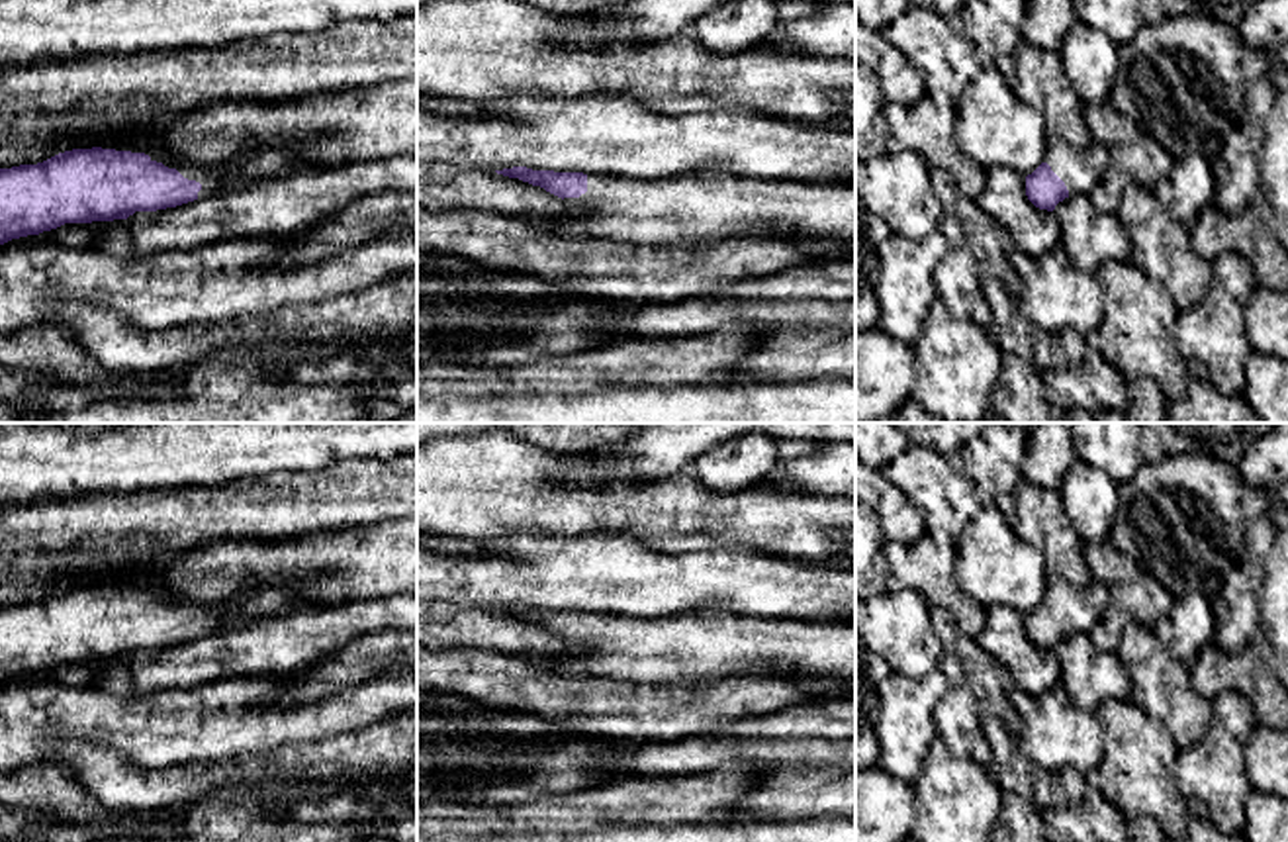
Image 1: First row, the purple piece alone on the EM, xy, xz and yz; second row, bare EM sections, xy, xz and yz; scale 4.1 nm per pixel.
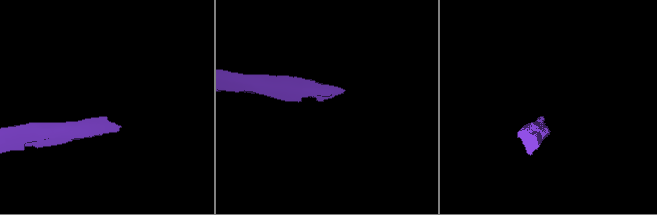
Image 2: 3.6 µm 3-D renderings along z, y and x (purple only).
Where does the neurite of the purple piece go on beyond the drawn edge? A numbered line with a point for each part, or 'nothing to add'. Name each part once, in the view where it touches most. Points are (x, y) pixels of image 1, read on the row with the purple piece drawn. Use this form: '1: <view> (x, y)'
1: xy (269, 163)

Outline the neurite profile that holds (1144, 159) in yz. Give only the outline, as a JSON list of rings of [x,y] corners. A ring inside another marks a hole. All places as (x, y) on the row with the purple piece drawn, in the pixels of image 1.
[[[1110,102],[1084,104],[1082,116],[1094,143],[1102,143],[1112,166],[1124,170],[1131,182],[1155,188],[1167,174],[1171,157],[1159,139],[1143,133],[1129,117],[1118,114]]]

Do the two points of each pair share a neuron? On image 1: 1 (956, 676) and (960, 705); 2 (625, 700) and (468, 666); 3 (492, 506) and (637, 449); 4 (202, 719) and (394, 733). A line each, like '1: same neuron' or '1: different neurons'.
1: same neuron
2: same neuron
3: different neurons
4: different neurons

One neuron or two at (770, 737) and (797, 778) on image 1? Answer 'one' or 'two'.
two

